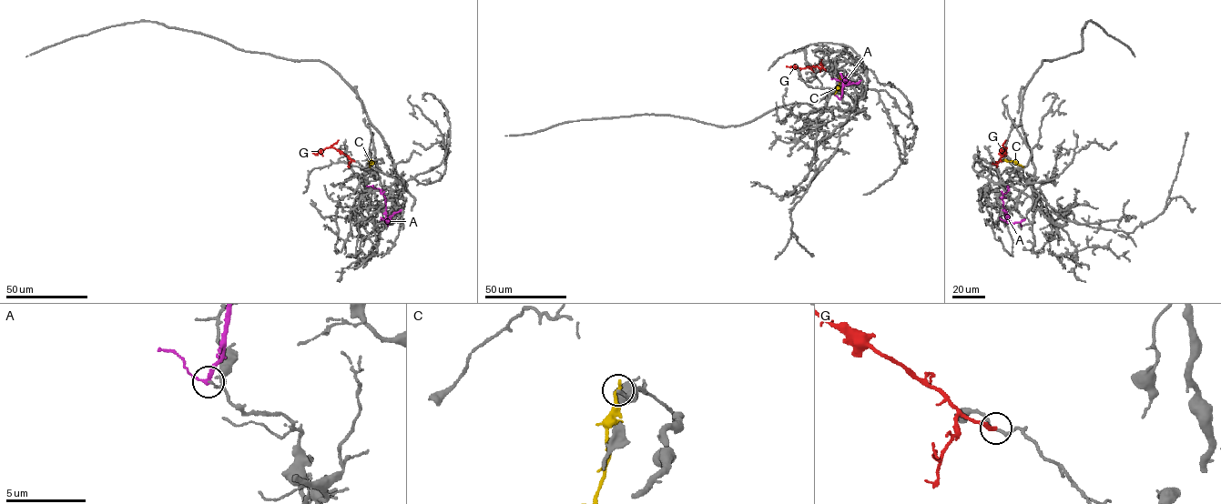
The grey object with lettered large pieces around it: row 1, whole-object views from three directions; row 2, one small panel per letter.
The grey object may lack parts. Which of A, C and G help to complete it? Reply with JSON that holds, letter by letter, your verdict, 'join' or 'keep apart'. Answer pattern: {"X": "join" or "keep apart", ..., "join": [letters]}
{"A": "keep apart", "C": "keep apart", "G": "keep apart", "join": []}

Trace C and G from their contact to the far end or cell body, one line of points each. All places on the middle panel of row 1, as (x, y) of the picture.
C: (840, 75), (834, 95)
G: (826, 70), (817, 65), (804, 68), (786, 66)

